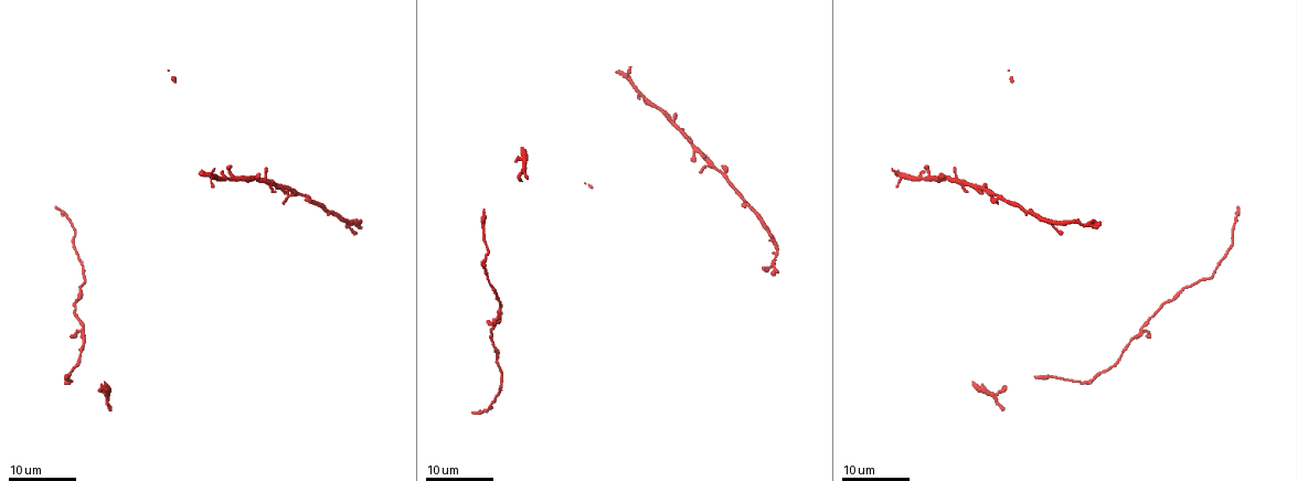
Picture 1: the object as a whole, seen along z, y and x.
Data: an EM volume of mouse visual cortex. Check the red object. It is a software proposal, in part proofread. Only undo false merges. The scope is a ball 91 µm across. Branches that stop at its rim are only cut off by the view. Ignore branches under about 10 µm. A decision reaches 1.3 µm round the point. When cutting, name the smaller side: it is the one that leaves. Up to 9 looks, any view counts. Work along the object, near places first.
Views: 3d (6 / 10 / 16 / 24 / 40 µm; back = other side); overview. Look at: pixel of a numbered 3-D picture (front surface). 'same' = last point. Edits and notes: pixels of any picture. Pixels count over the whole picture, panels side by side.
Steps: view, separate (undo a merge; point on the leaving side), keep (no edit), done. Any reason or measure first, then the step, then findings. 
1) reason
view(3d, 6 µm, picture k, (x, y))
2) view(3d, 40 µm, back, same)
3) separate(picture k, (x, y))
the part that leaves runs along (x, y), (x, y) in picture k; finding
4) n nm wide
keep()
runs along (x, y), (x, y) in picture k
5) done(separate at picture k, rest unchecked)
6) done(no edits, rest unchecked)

two arms in line, one across
view(3d, 24 µm, picture 1, (639, 93))

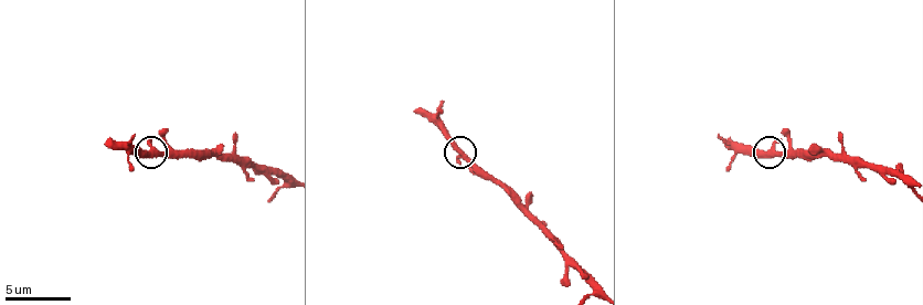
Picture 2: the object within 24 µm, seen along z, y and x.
zoom in
view(3d, 6 µm, picture 2, (459, 151))

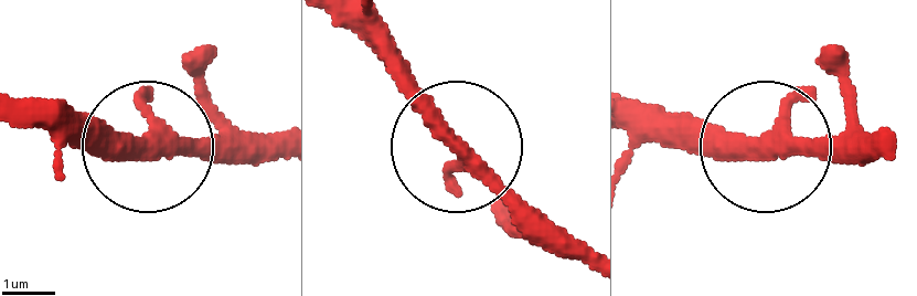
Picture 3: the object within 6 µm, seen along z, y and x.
keep()
runs along (272, 156), (65, 144) in picture 3; one cell here

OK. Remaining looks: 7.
three arms meet
view(3d, 16 µm, picture 2, (597, 291))

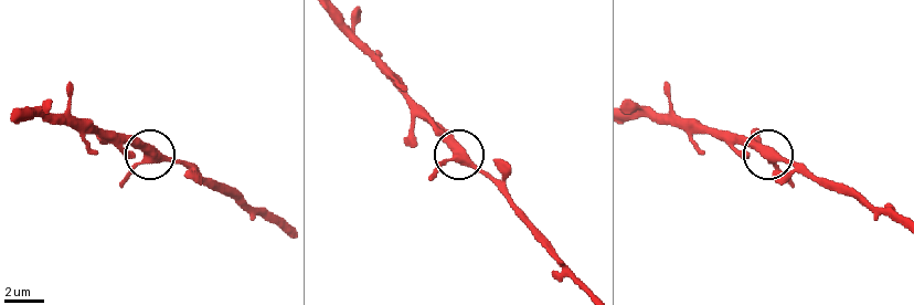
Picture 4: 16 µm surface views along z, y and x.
keep()
runs along (428, 178), (461, 155), (505, 196) in picture 4; one cell here

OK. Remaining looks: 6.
view(3d, 16 µm, picture 1, (1132, 339))

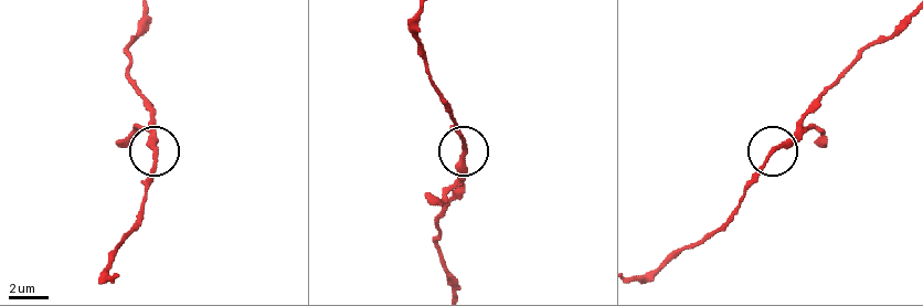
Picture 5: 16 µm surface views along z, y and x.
closer look
view(3d, 10 µm, picture 5, (463, 154))

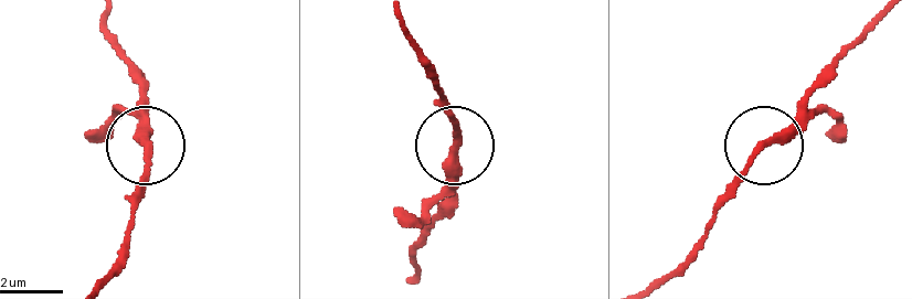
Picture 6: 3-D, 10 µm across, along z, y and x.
keep()
one cell here

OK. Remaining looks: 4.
calibre changes
view(3d, 24 µm, picture 1, (1169, 299))

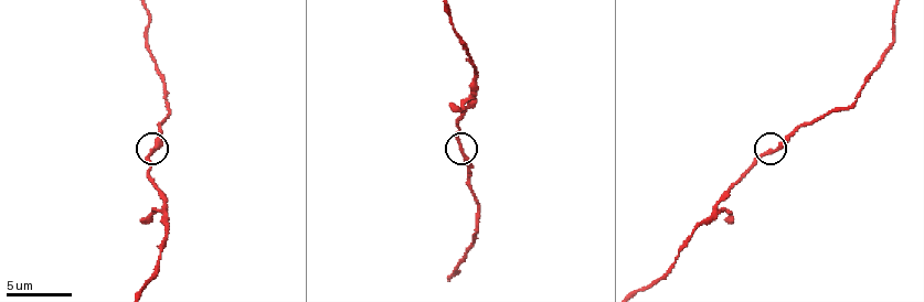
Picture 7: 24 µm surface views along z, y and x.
zoom in
view(3d, 6 µm, picture 7, (459, 149))

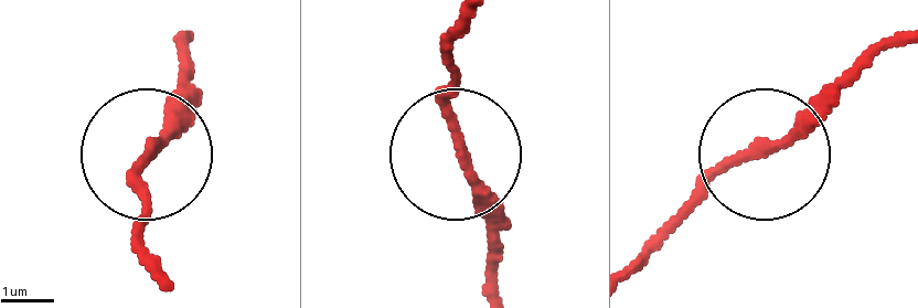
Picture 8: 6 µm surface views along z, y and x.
view(3d, 6 µm, back, picture 8, (462, 149))

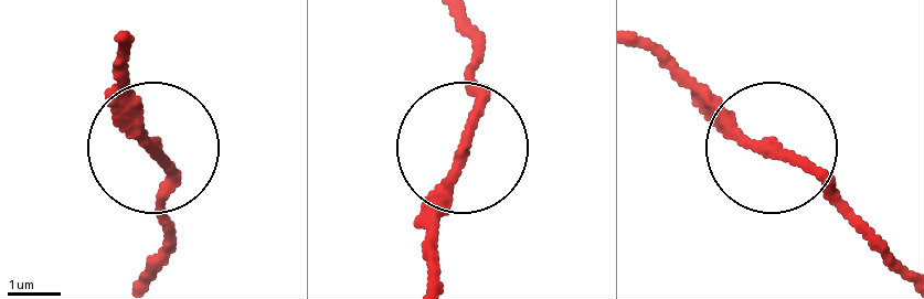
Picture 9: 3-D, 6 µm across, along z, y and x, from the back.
keep()
all the same cell

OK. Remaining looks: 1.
done(no edits, rest unchecked)

